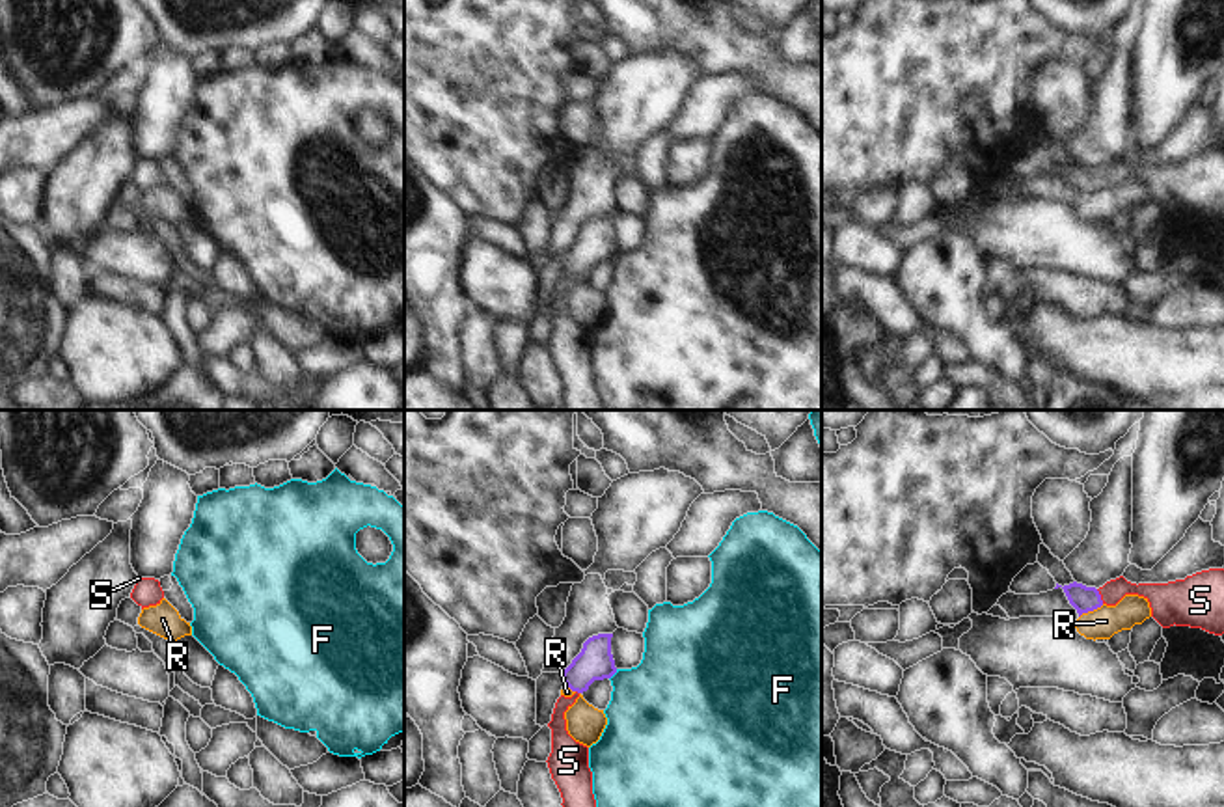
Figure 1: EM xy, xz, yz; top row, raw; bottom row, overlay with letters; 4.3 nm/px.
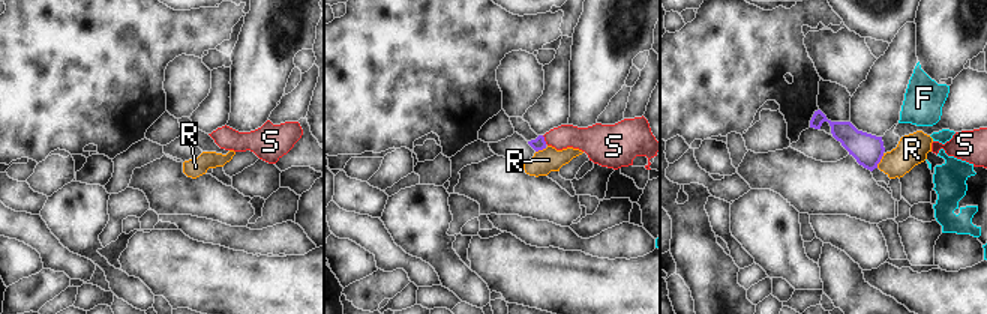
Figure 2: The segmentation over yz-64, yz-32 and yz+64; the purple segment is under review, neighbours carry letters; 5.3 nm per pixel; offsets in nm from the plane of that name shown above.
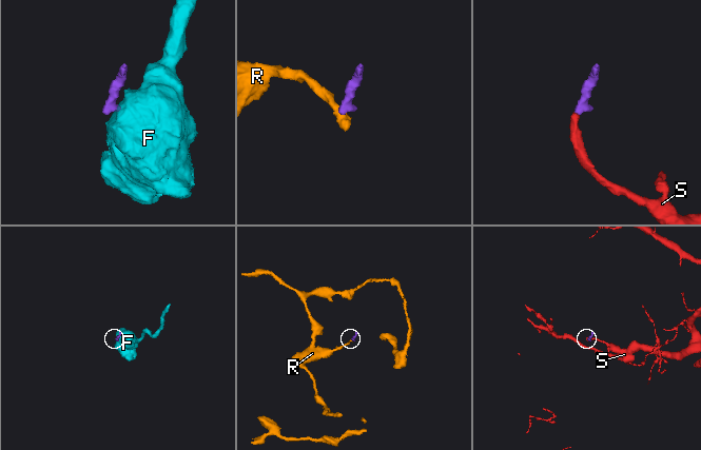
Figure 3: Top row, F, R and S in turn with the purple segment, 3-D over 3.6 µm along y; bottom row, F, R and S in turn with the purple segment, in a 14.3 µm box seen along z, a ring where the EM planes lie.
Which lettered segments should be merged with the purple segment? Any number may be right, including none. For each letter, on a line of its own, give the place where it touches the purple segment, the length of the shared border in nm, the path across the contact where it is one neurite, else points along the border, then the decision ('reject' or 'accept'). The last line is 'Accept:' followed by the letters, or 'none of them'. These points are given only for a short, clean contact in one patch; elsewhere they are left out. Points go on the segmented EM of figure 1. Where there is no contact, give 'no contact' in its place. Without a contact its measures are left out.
F: contact xz (613, 673); length 60 nm; border xz (617, 670), (610, 679); reject
R: contact yz (1090, 610); length 130 nm; border yz (1103, 604), (1079, 617); reject
S: contact yz (1100, 597); length 70 nm; way yz (1083, 599), (1100, 597), (1113, 591); accept
Accept: S

